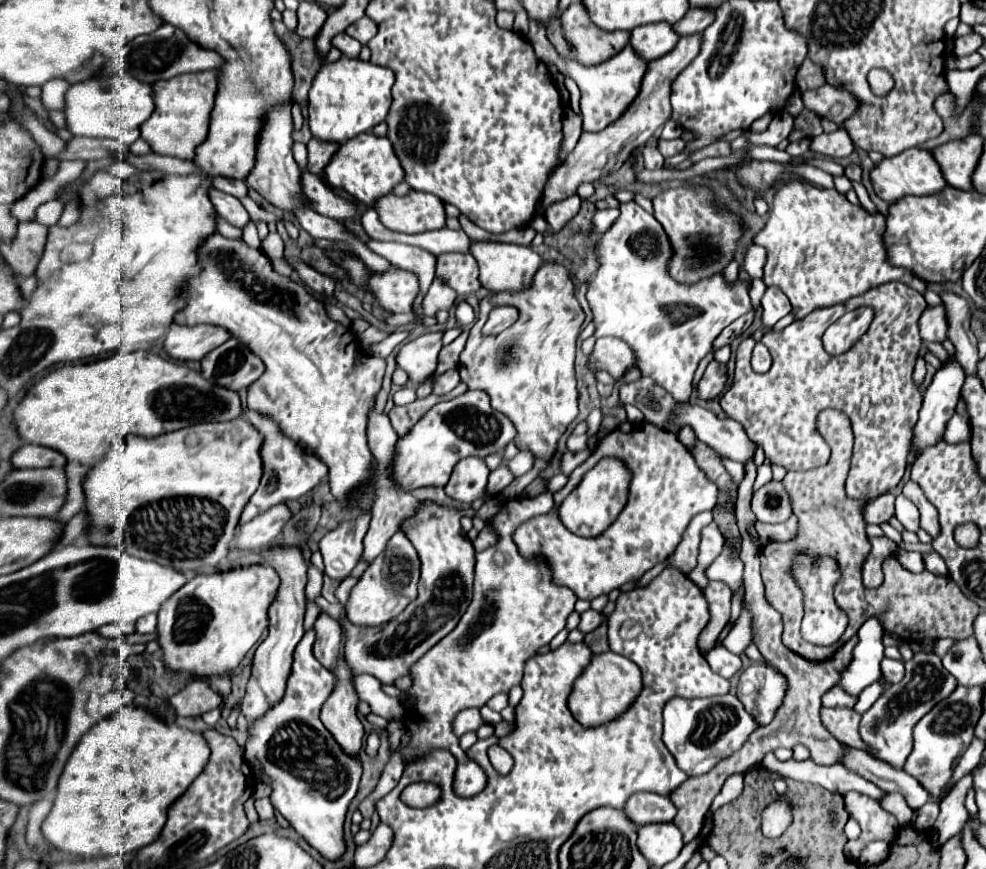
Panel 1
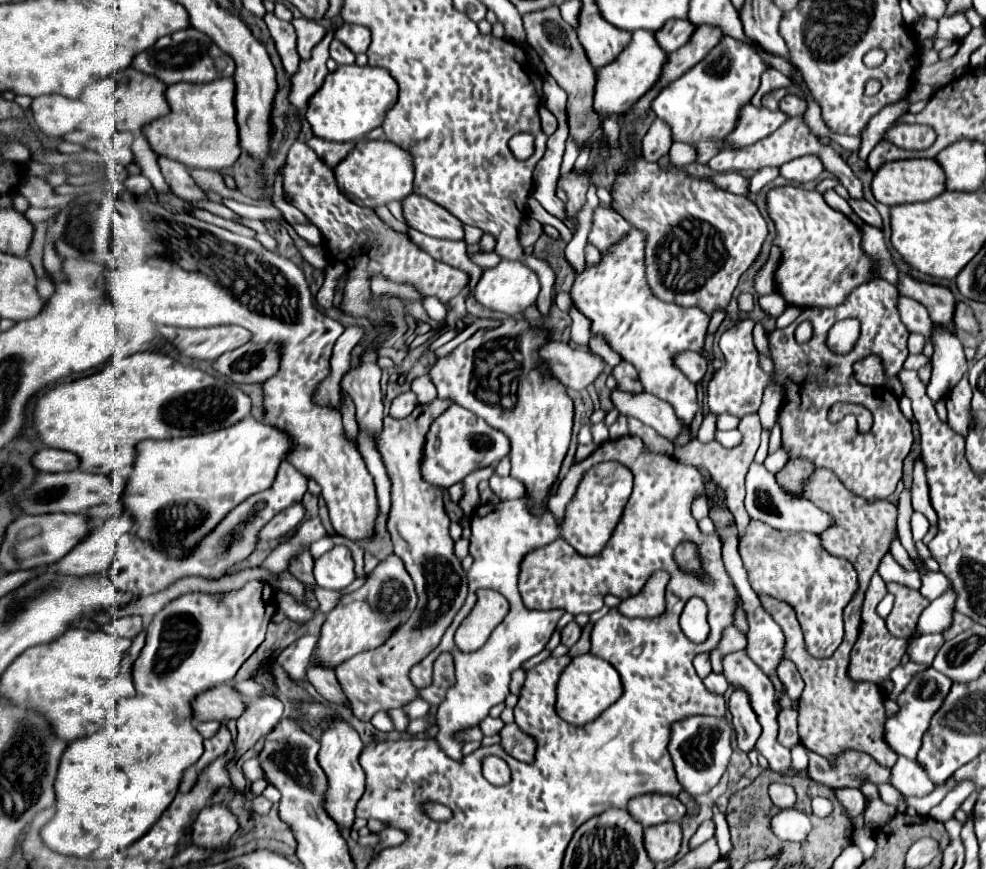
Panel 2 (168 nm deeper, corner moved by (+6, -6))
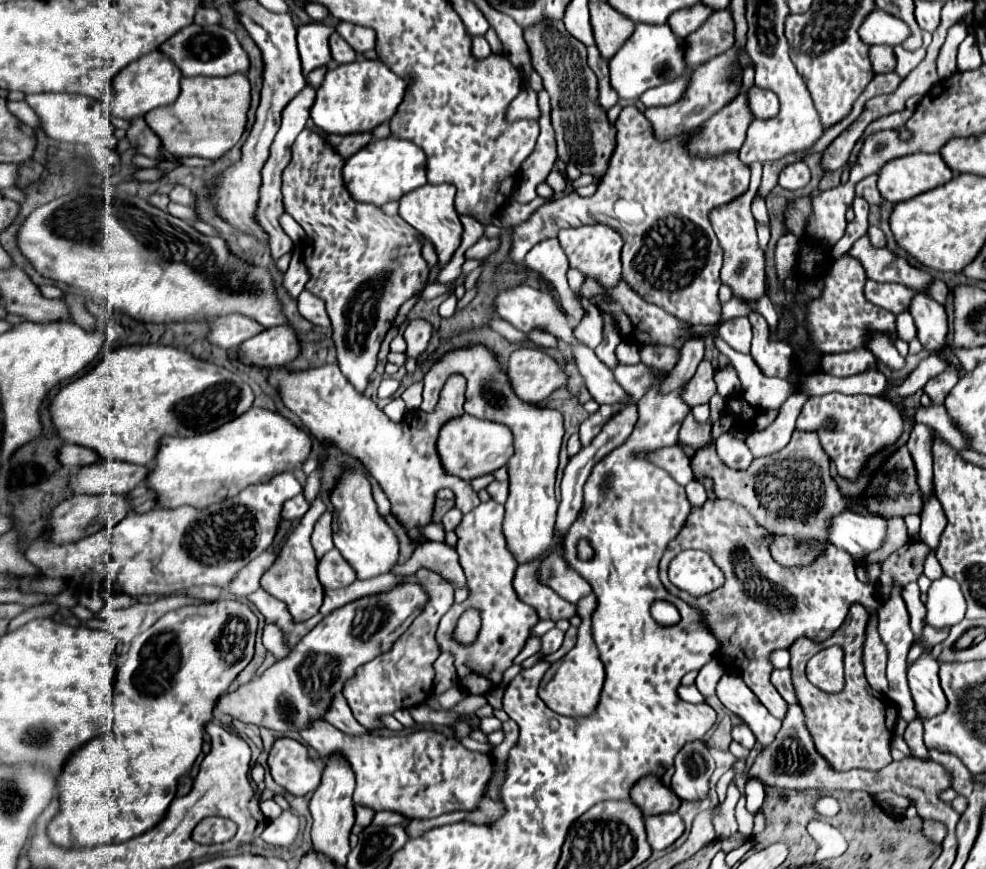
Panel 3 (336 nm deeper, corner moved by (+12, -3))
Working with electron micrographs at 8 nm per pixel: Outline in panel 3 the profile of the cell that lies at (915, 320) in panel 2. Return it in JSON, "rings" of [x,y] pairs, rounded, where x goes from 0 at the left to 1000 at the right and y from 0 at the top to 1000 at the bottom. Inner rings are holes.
{"rings":[[[880,323],[876,337],[884,349],[905,358],[907,362],[921,358],[925,342],[927,342],[927,337],[923,333],[919,333],[911,326],[888,326],[888,323]]]}

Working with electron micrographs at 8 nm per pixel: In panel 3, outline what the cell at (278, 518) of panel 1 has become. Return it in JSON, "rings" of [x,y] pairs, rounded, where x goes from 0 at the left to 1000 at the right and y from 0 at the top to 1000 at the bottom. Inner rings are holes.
{"rings":[[[304,567],[304,570],[300,570],[300,572],[296,572],[294,577],[288,579],[288,583],[286,583],[286,597],[302,600],[302,597],[312,588],[312,586],[314,586],[314,581],[310,579],[308,570]]]}

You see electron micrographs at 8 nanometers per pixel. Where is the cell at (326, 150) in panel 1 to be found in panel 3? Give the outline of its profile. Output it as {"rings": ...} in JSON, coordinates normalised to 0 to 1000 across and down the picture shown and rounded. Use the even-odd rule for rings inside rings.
{"rings":[[[329,155],[331,165],[349,183],[365,174],[371,165],[377,162],[377,155]]]}

